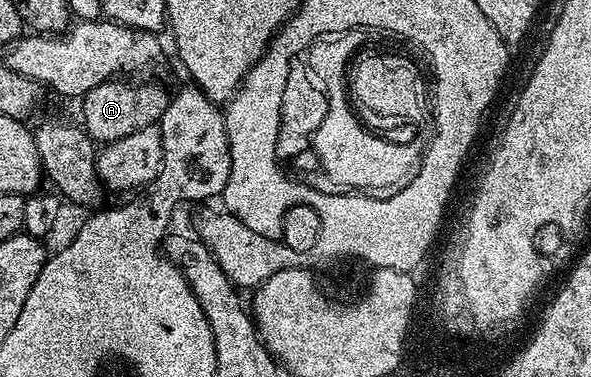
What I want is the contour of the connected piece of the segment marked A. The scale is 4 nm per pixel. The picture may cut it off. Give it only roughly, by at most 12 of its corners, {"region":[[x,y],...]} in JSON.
{"region":[[102,83],[81,96],[96,144],[156,126],[161,84]]}

